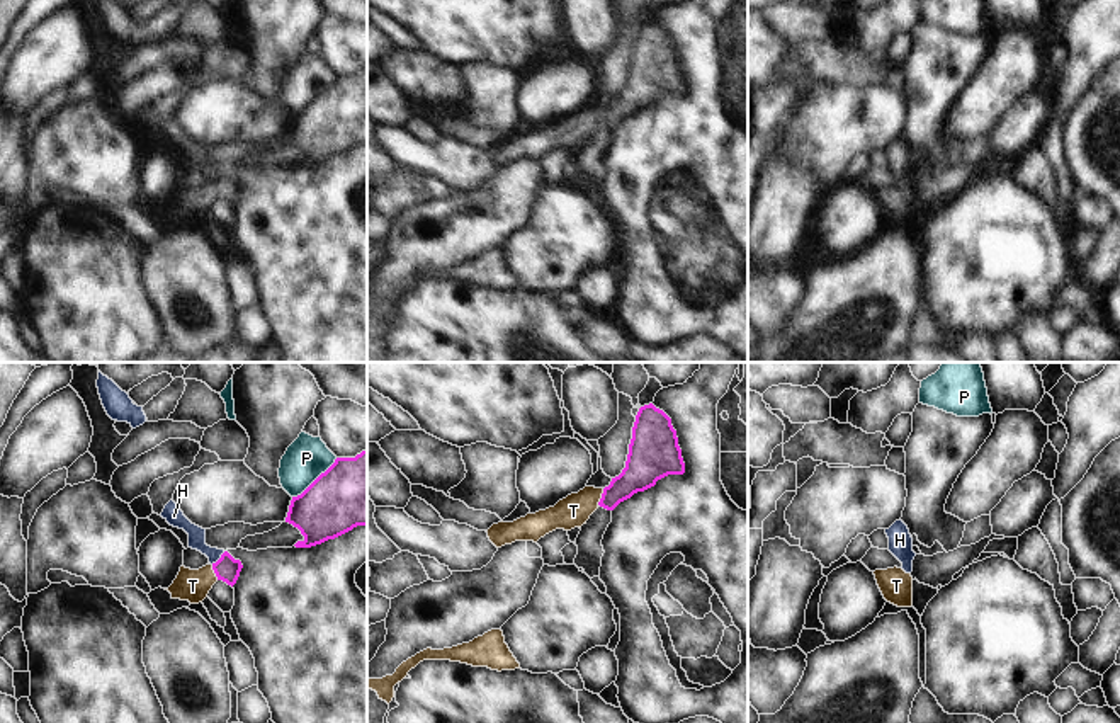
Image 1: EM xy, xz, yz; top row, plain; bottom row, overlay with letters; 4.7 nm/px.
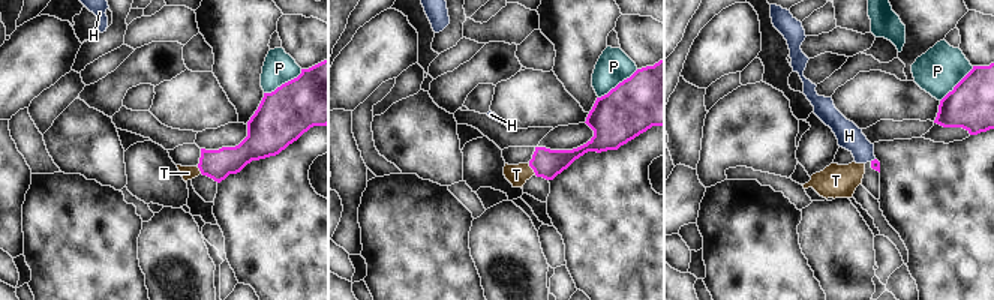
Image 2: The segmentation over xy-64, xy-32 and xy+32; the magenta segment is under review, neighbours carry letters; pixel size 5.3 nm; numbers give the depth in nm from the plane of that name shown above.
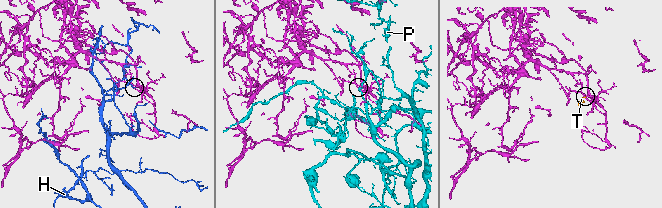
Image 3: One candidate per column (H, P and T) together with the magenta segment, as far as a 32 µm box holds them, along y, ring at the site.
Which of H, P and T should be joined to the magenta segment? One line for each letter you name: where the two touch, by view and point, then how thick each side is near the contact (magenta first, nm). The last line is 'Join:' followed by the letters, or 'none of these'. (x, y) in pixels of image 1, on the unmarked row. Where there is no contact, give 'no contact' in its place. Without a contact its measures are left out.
T: meets magenta in xz at (602, 116); 180 nm thick on the magenta side, 150 nm on the other
Join: T

